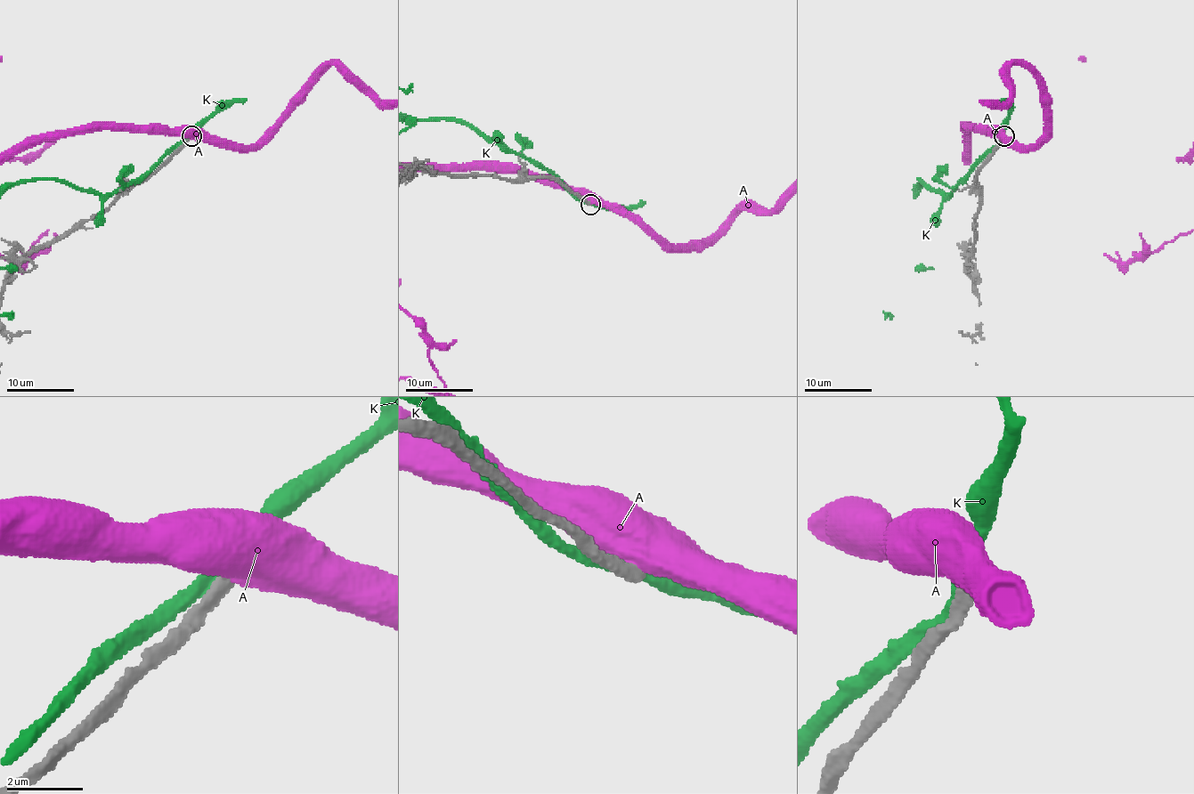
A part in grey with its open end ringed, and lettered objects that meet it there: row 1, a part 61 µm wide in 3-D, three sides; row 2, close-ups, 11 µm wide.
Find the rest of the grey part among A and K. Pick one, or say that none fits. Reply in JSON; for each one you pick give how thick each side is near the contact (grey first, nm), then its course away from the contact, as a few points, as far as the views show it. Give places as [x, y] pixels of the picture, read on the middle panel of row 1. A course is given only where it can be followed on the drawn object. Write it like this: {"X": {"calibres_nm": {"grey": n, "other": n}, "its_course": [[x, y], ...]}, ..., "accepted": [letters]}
{"accepted": []}

